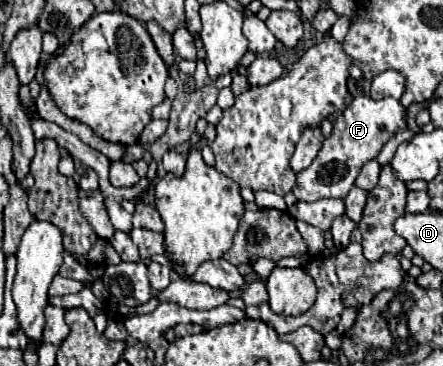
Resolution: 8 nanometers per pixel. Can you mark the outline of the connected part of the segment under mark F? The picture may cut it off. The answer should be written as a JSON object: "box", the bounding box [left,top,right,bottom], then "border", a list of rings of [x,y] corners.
{"box":[292,95,404,201],"border":[[[368,95],[354,97],[354,101],[334,121],[332,135],[324,141],[312,165],[298,173],[298,181],[292,193],[300,201],[318,201],[322,197],[346,197],[350,187],[354,185],[360,167],[368,159],[374,159],[380,153],[380,149],[388,143],[388,139],[392,139],[404,127],[404,107],[400,107],[400,101],[392,97],[384,97],[378,101]]]}

